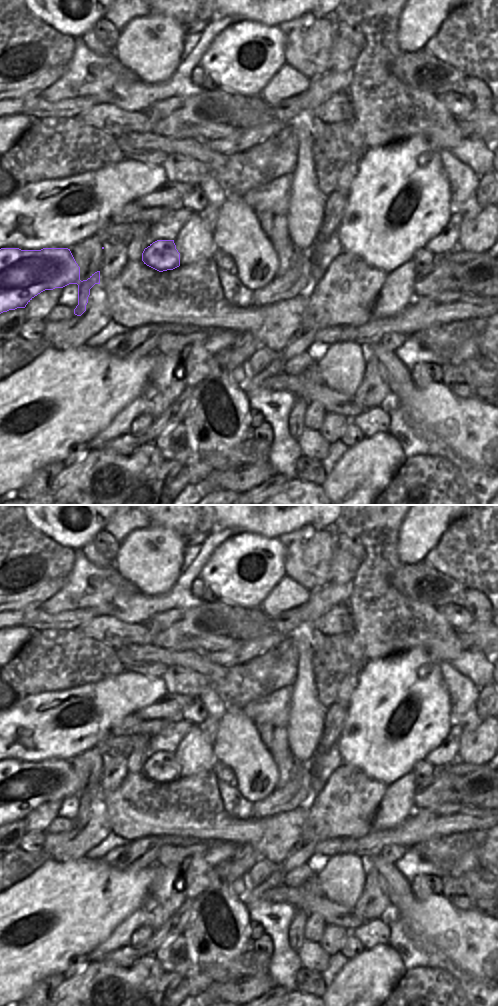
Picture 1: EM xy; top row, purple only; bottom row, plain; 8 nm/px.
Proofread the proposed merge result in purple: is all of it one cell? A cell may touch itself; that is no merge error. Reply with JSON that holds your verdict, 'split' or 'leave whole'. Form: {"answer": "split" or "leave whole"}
{"answer": "leave whole"}

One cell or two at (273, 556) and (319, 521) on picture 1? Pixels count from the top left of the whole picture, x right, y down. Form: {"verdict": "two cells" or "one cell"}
{"verdict": "two cells"}

